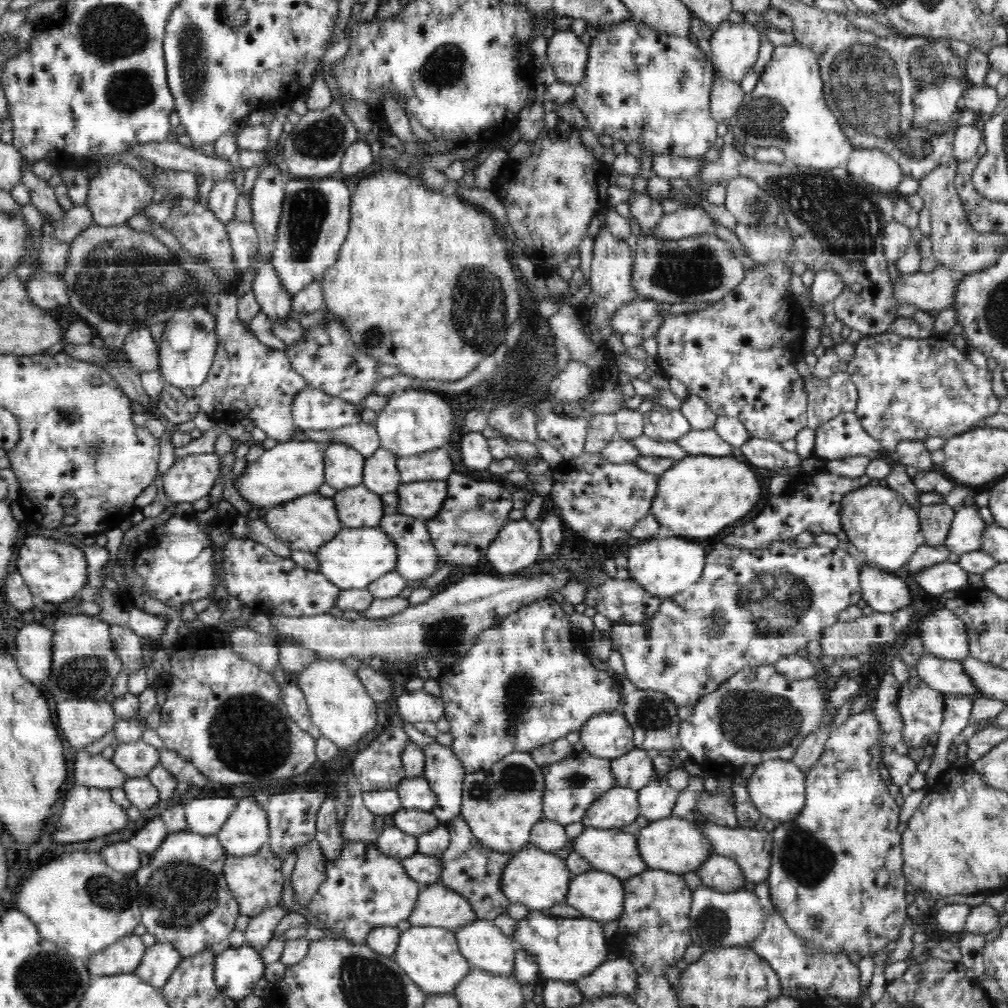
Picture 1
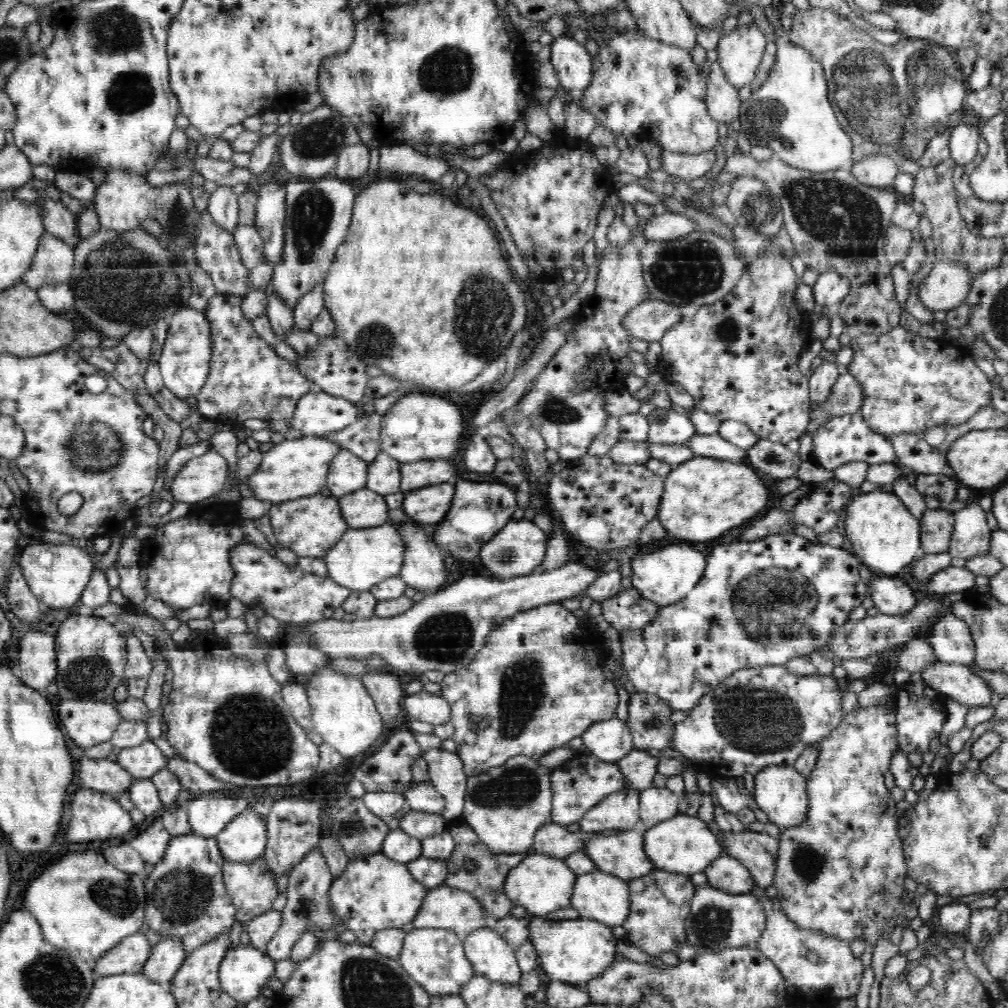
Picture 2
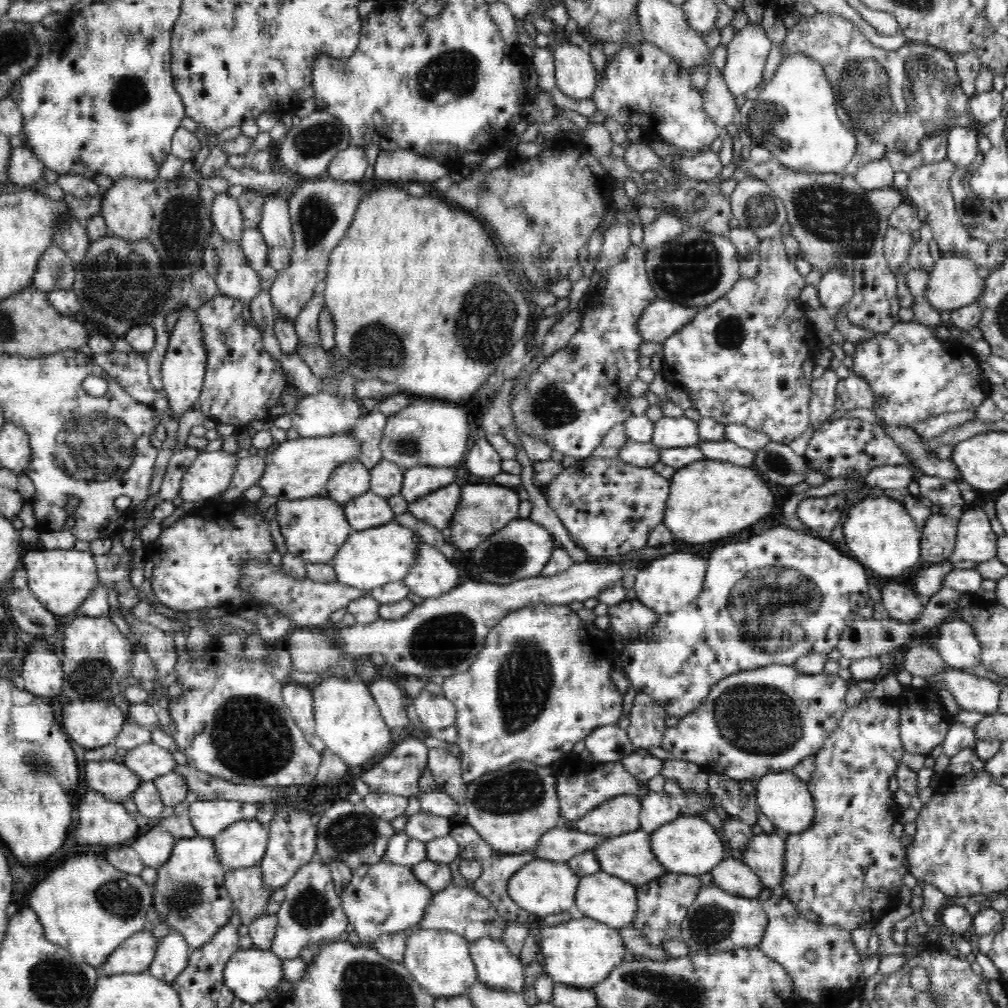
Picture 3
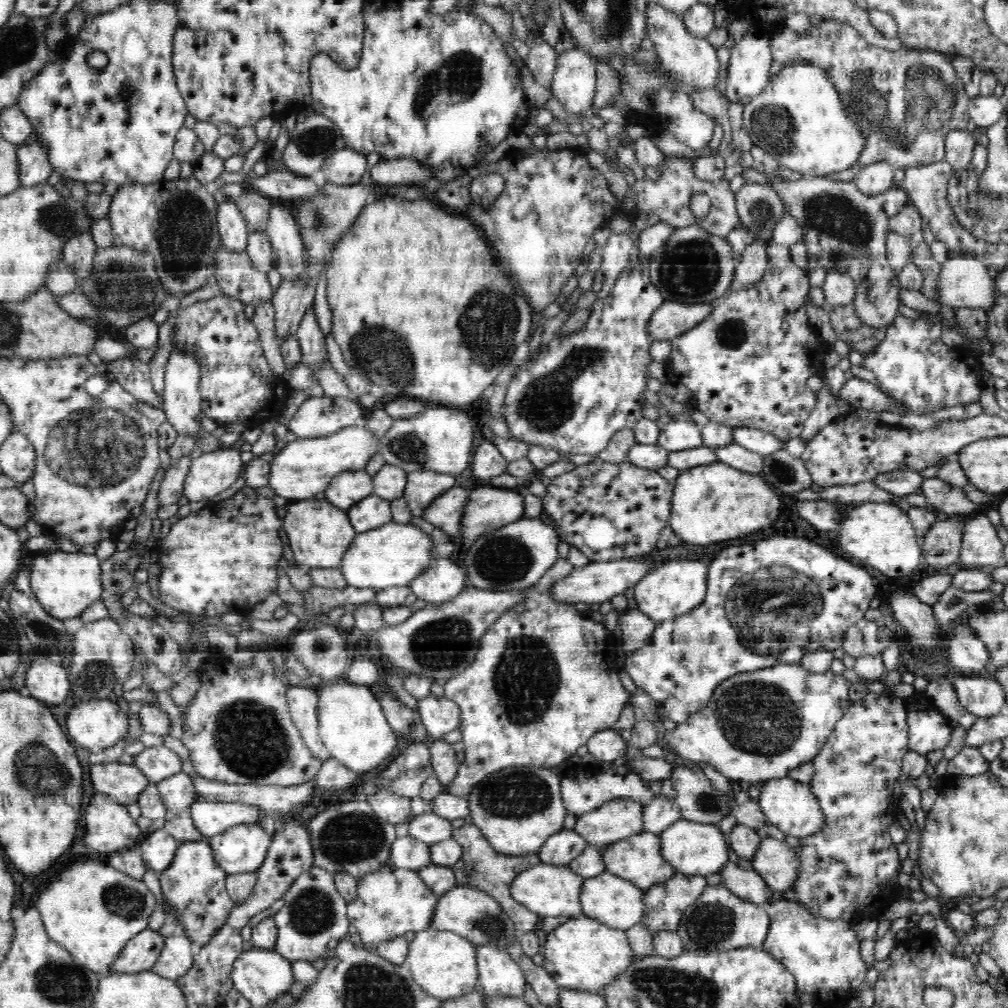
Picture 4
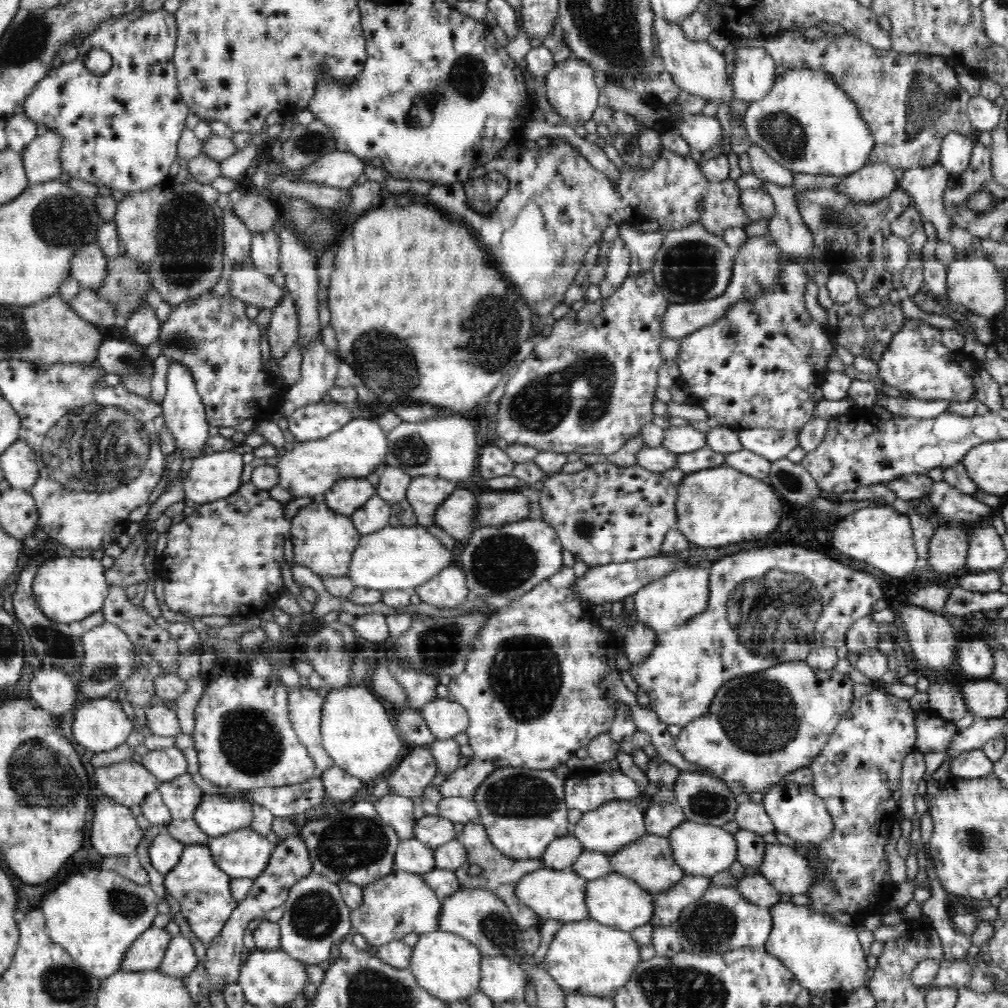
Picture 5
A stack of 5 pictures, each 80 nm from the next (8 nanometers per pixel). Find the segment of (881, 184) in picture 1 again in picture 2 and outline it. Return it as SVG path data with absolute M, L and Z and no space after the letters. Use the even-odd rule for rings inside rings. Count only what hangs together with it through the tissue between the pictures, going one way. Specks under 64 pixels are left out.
M868 155L859 162L853 162L851 173L868 187L890 189L898 176L896 163L886 155Z

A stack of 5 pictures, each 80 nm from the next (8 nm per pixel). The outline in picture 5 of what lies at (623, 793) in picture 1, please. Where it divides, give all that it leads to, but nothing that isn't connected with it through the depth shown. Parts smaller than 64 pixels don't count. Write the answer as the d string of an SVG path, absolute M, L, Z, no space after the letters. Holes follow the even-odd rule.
M633 800L610 801L595 810L586 812L574 828L574 835L582 843L583 850L598 851L608 856L630 846L646 833L645 812L641 812Z

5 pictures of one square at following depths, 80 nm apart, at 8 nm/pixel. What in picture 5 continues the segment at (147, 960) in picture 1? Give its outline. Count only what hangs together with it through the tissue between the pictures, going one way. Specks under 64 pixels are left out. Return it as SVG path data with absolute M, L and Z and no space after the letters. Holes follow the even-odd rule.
M182 934L171 938L158 970L168 976L183 977L195 970L198 957L190 941Z

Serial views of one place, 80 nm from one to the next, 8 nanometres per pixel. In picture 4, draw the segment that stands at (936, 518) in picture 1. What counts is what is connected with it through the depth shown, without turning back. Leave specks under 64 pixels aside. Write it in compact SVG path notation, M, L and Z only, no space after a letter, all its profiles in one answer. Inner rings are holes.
M949 518L934 521L921 542L922 559L936 569L956 564L964 536L962 519L951 522Z

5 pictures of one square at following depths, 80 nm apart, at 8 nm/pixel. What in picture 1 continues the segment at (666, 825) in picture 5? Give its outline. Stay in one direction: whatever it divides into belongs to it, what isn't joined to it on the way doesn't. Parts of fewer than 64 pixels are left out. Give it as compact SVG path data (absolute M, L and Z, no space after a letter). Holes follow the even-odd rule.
M654 776L647 787L638 791L640 815L648 822L669 818L676 805L680 791L669 786L666 777Z

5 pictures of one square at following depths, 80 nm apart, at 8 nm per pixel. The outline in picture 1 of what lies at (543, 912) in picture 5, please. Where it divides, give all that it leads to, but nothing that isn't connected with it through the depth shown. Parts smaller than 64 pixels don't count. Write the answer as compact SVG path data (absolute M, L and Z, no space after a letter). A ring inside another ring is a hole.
M528 843L519 851L509 853L509 863L504 869L500 886L511 903L524 904L529 910L548 912L558 901L564 902L573 878L565 860L556 853L544 851Z

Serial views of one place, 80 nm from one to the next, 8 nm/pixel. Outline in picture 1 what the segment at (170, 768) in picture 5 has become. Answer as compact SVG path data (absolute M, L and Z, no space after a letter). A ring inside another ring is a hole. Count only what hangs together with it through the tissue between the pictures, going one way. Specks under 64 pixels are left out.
M142 740L119 744L112 756L112 763L131 778L144 778L160 764L158 750Z

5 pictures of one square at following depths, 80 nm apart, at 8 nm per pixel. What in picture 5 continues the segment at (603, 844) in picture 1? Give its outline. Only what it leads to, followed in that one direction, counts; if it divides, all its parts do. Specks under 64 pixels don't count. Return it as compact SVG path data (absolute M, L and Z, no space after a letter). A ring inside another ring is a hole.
M644 834L630 846L622 848L614 855L609 856L612 871L618 875L628 877L640 885L642 889L650 891L653 895L664 892L680 884L684 880L684 870L675 863L674 856L671 855L670 840L667 837Z

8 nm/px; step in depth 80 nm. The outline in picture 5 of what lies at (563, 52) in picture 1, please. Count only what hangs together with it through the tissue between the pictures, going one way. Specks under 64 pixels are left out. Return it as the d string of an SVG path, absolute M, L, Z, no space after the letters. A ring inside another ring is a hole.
M574 55L568 60L555 63L555 67L546 74L545 84L547 98L554 110L572 124L584 124L598 108L598 87L594 81L594 71Z

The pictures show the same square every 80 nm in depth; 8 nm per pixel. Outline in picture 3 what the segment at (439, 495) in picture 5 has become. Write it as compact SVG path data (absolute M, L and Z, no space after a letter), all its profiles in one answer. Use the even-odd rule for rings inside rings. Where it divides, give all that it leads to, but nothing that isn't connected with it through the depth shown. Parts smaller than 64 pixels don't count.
M412 467L403 471L401 494L410 503L432 491L454 483L454 469L448 467Z

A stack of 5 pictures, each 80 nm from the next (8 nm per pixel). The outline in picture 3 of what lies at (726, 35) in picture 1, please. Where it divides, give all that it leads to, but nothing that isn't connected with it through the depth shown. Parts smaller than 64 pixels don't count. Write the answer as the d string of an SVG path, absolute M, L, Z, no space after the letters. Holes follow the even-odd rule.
M749 23L726 44L728 56L721 69L724 82L734 97L755 89L763 81L763 70L774 43L761 25Z

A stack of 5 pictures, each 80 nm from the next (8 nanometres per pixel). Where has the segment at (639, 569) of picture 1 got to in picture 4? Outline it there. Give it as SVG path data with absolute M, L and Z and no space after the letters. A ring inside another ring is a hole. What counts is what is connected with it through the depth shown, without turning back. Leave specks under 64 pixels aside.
M670 560L655 568L650 574L636 583L634 598L637 610L648 615L657 626L670 622L680 615L692 612L696 607L702 606L707 593L707 562L700 560Z

